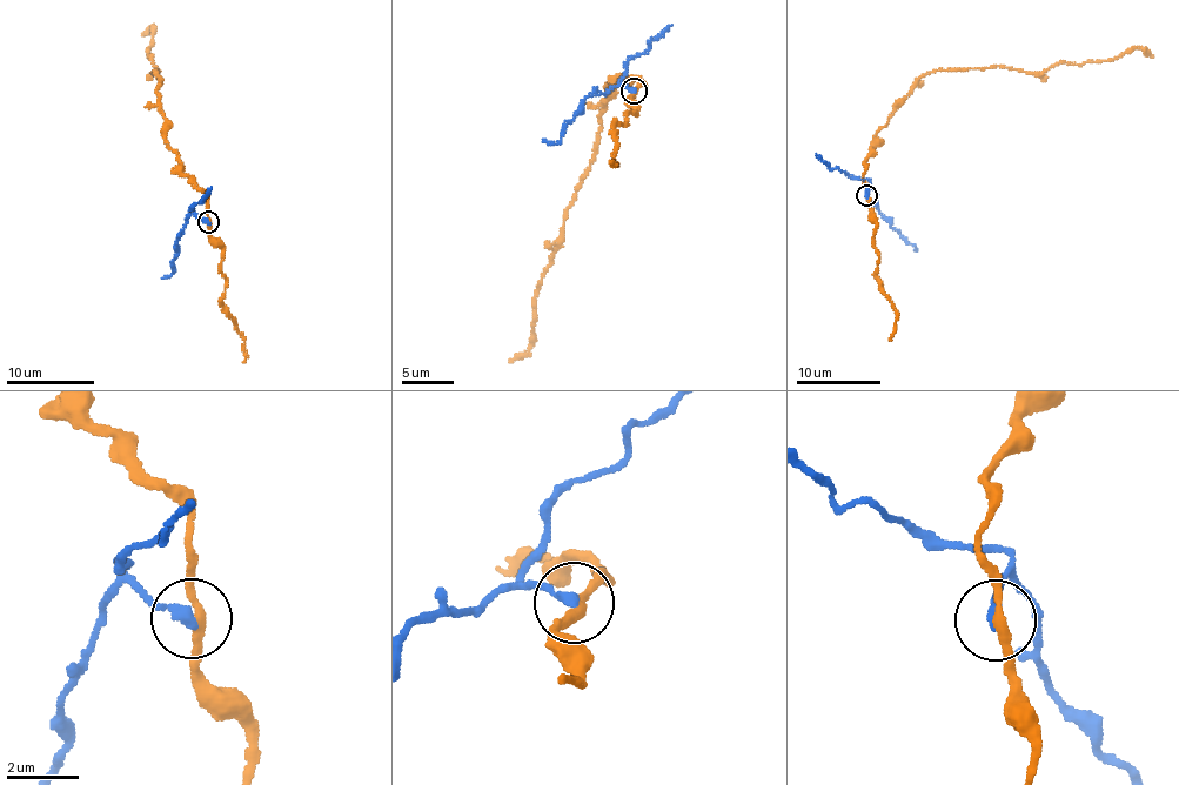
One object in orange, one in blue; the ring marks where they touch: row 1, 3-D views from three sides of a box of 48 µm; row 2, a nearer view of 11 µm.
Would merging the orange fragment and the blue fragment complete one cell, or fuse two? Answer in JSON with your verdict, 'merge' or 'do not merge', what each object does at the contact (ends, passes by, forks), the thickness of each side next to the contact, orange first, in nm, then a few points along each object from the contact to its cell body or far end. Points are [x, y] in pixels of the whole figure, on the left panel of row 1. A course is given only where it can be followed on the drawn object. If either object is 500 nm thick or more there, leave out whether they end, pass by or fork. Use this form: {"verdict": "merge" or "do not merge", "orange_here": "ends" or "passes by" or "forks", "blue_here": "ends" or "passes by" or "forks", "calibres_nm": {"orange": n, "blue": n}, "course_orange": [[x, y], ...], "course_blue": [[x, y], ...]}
{"verdict": "do not merge", "orange_here": "passes by", "blue_here": "ends", "calibres_nm": {"orange": 240, "blue": 280}, "course_orange": [[209, 222], [207, 196], [182, 172], [166, 138], [158, 95], [162, 80], [148, 51], [153, 27], [142, 35]], "course_blue": [[208, 222], [191, 215], [187, 219], [178, 243], [174, 270], [161, 277]]}

